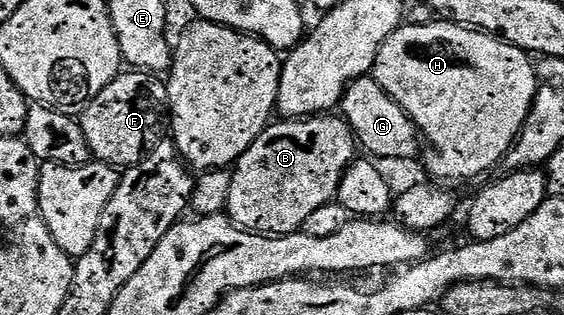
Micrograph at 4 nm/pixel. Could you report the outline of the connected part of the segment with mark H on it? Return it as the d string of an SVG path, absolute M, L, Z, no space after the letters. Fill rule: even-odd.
M446 19L431 20L435 21L429 22L428 25L410 25L410 23L404 23L396 29L393 35L389 35L389 39L385 39L385 43L375 60L373 76L375 82L410 115L416 129L421 134L422 140L426 144L428 141L435 148L435 153L431 153L427 157L427 169L435 176L432 178L442 179L444 182L467 181L470 177L479 177L482 173L489 172L494 165L498 166L503 158L507 156L511 146L514 145L515 138L518 137L521 127L527 118L527 112L531 110L531 105L535 101L537 69L528 54L524 53L522 49L518 49L516 45L510 45L508 41L500 41L498 37L492 37L489 33L484 33L477 29L468 29L466 25L457 25L454 21Z

